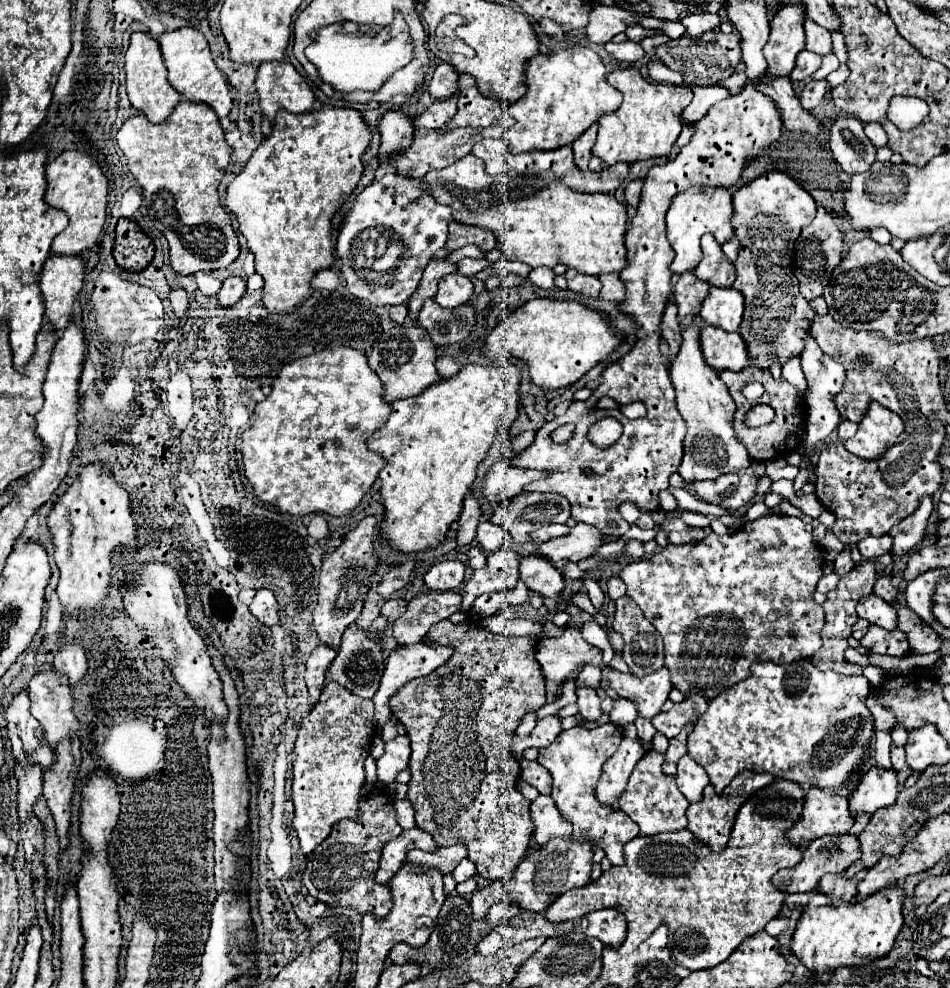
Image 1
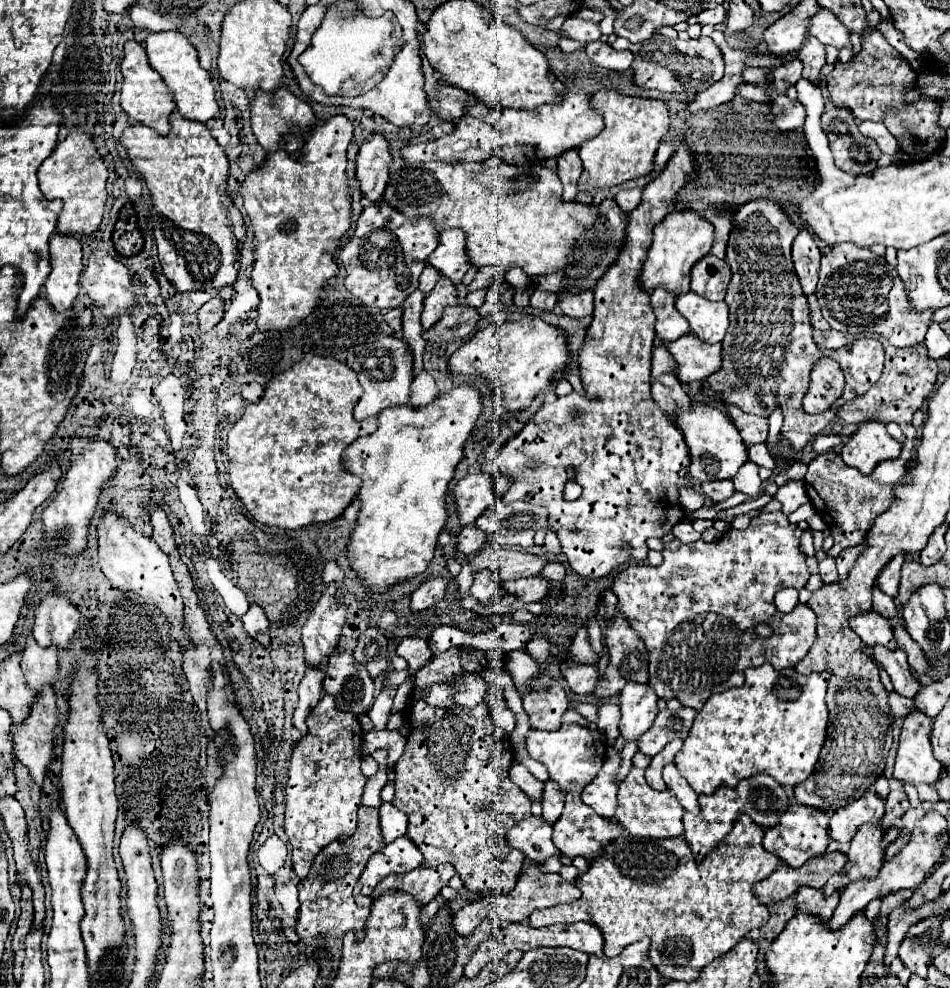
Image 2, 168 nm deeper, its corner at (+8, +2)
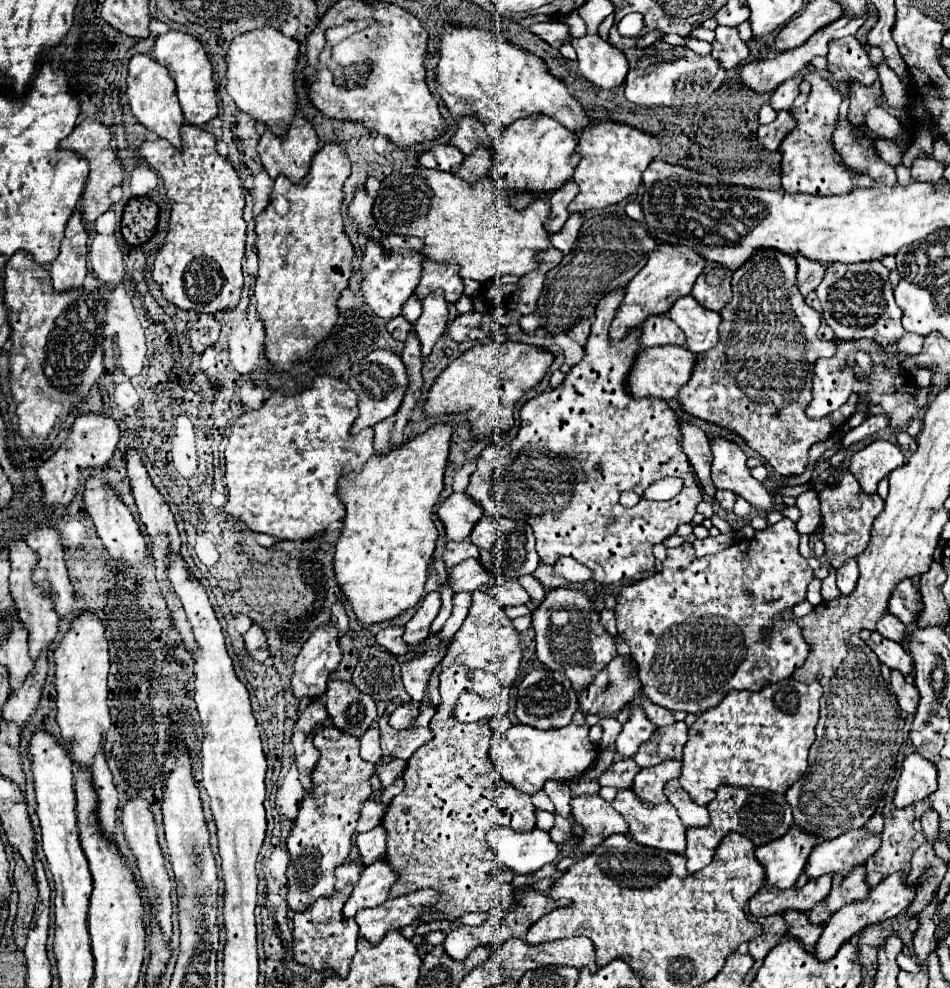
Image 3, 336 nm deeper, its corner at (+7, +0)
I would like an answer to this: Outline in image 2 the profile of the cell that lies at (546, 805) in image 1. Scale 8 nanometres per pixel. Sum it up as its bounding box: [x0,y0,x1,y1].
[506,817,558,861]

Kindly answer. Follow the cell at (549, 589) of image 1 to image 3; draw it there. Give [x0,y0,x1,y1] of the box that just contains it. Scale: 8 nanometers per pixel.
[487,579,529,607]

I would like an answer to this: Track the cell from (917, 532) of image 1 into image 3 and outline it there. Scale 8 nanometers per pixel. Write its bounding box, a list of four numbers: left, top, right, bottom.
[889,579,923,625]

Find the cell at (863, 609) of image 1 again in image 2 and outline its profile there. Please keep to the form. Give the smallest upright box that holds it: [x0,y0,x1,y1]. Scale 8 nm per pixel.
[848,611,896,649]

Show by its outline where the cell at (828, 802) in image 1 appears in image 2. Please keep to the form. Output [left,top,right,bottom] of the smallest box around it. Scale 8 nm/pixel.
[762,803,832,867]

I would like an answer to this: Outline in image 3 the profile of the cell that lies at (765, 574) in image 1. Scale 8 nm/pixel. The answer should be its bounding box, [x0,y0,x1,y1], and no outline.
[617,519,813,713]

